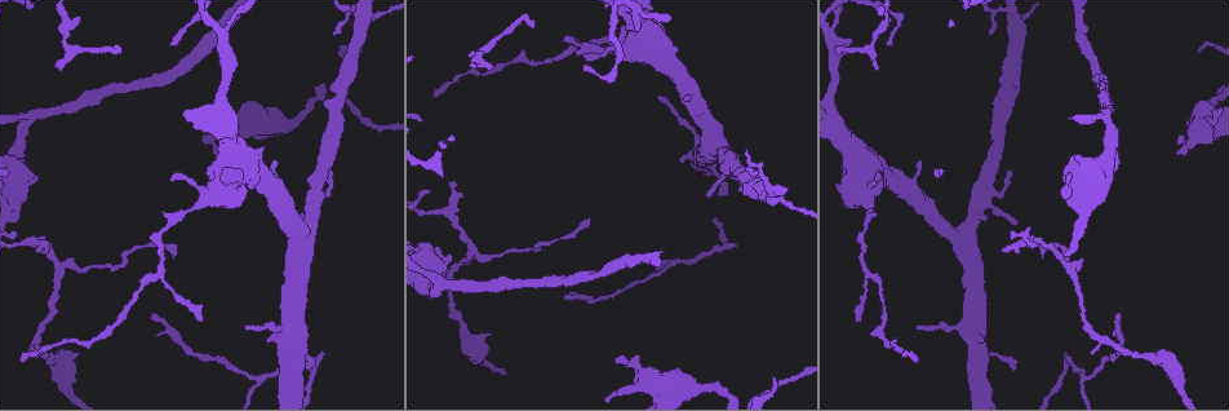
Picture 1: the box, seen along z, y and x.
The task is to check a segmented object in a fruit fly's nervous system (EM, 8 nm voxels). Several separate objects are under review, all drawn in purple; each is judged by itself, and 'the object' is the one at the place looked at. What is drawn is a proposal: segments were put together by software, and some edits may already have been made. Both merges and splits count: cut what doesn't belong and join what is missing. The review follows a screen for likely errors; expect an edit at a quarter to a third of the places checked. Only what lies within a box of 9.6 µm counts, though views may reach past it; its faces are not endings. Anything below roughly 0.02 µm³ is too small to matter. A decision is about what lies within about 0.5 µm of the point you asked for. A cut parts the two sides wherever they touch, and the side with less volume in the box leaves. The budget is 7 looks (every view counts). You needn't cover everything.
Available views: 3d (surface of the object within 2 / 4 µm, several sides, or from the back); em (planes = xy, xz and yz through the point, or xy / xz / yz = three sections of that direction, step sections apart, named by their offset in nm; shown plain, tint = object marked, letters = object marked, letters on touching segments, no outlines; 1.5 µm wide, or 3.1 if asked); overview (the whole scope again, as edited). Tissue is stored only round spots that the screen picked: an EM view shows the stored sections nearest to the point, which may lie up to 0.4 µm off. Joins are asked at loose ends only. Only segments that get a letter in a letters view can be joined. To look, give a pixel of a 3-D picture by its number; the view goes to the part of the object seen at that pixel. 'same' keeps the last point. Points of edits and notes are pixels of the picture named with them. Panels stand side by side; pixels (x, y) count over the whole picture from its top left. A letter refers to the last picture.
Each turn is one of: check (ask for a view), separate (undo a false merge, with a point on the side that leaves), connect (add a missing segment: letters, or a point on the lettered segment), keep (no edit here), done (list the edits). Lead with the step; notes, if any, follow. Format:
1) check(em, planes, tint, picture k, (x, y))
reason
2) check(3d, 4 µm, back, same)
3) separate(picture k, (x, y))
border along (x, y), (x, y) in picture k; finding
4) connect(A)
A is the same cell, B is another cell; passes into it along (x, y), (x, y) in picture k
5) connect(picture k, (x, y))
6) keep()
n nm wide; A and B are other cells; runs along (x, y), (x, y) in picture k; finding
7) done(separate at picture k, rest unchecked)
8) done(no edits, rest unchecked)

check(em, planes, letters, picture 1, (35, 250))
an open end

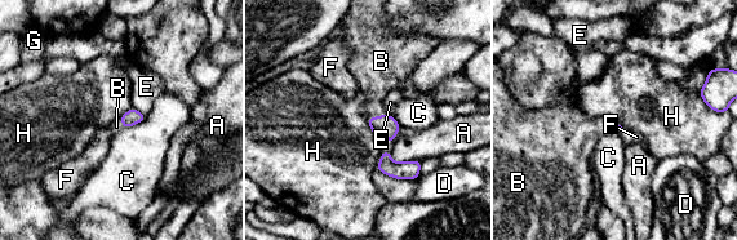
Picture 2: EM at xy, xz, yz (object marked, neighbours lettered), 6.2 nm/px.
connect(B)
B is the same cell, A, C, D, E, F, G and H are other cells; passes into it along (385, 125), (378, 116), (377, 76) in picture 2; it goes on there

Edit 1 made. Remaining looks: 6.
check(em, xy, step 4, tint, picture 1, (844, 44))

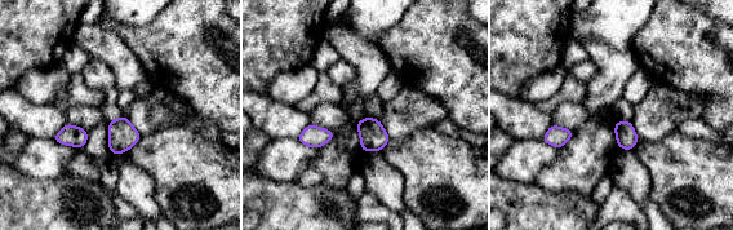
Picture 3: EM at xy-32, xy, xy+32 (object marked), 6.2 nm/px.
check(em, xy, step 4, letters, same)

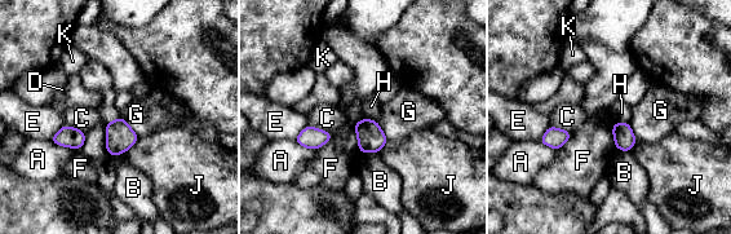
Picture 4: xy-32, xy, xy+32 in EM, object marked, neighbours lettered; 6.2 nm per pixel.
keep()
F touches over 200 nm; A, B, C, D, E, F, G, H, J and K are other cells; border along (615, 122), (628, 123) in picture 4; no lettered segment goes on from it

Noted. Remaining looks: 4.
check(em, planes, letters, picture 1, (919, 327))
free end

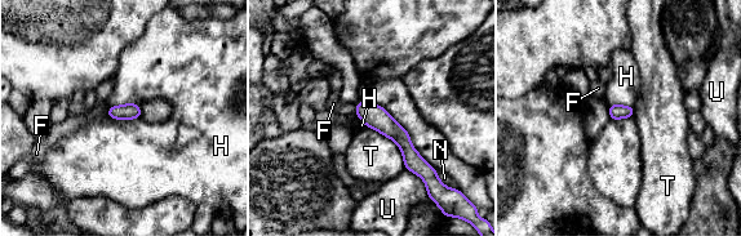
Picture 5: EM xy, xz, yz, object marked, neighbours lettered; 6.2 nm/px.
keep()
F, H, N, T and U are other cells; runs along (362, 103), (404, 143), (422, 172) in picture 5; none of them fits

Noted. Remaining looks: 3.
done(connect at picture 2, rest unchecked)

